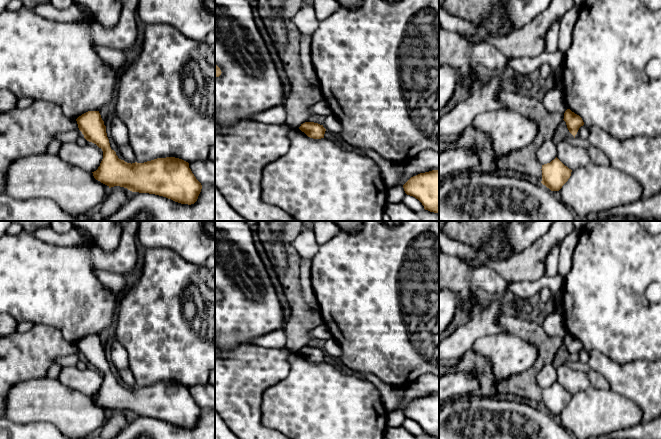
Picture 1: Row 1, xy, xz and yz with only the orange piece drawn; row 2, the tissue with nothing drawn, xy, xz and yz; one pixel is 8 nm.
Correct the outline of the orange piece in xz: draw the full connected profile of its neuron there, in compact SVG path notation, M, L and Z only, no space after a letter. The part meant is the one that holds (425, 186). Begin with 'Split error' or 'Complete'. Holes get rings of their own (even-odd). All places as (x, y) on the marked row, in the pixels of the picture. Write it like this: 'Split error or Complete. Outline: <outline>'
Complete. Outline: M439 169L411 177L403 188L407 195L418 199L425 210L439 214Z

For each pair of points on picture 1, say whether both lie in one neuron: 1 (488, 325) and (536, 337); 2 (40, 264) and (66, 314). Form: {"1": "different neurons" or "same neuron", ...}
{"1": "different neurons", "2": "same neuron"}

